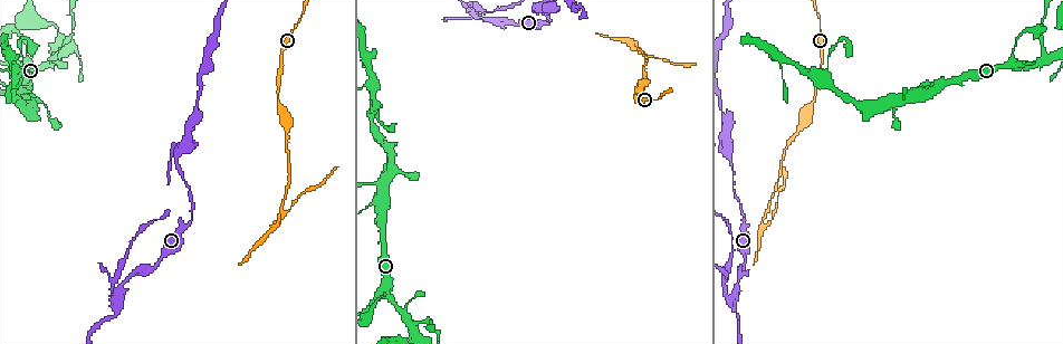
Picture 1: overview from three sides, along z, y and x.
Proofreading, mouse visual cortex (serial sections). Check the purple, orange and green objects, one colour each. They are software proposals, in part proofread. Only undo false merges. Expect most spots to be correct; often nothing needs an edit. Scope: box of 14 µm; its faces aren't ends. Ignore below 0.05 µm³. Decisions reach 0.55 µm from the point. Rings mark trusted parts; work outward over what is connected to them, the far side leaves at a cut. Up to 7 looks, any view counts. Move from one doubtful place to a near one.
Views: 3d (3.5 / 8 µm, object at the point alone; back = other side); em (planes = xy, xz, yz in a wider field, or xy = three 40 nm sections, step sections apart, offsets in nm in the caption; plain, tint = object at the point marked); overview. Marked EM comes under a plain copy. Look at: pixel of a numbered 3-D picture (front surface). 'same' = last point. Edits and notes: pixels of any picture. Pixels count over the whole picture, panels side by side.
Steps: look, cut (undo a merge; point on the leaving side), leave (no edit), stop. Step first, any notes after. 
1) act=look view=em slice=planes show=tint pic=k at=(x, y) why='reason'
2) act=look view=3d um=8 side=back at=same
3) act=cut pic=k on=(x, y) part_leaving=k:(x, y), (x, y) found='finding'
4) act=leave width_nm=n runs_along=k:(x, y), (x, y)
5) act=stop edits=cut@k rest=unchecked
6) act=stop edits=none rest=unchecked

act=look view=3d um=8 pic=1 at=(121, 290)

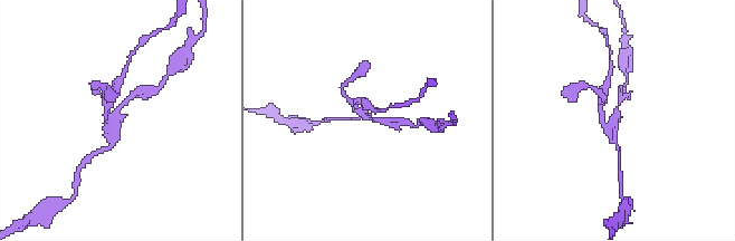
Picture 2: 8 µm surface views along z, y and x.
act=look view=em slice=planes show=tint pic=2 at=(618, 116) arms=3 arm_widths_nm=150,150,250

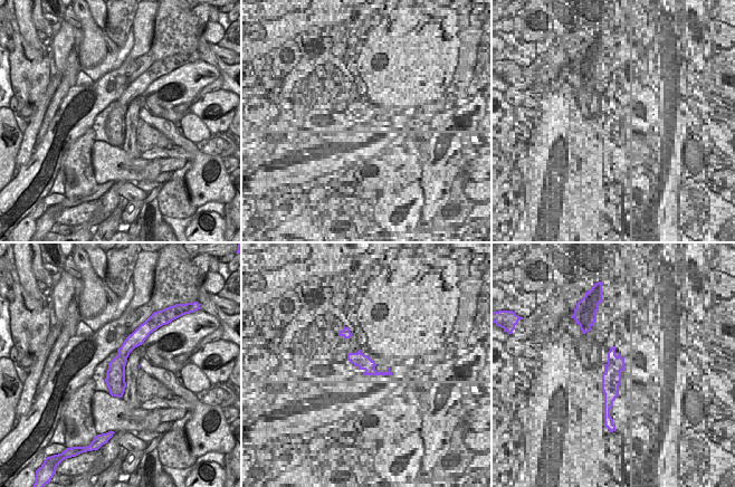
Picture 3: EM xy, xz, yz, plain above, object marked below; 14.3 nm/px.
act=cut pic=2 on=(107, 105) part_leaving=2:(106, 126), (106, 111), (117, 85) found='two cells meet here'

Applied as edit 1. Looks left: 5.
act=look view=3d um=3.5 pic=1 at=(873, 111) why='sharp bend'

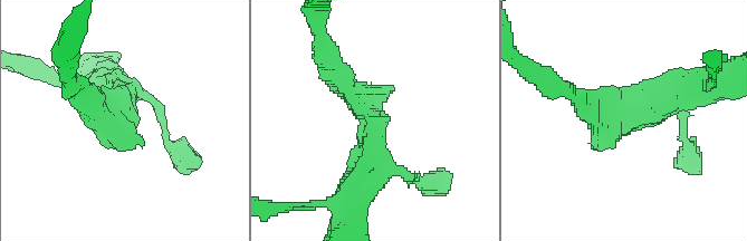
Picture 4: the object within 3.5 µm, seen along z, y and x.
act=look view=em slice=xy step=1 show=tint pic=4 at=(616, 122)

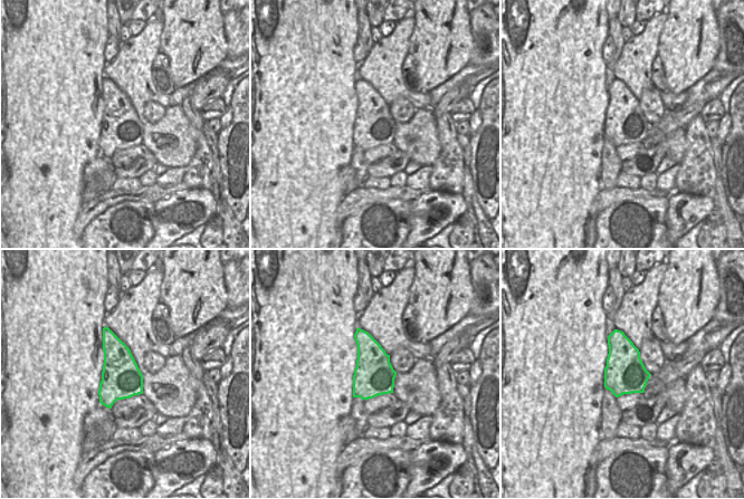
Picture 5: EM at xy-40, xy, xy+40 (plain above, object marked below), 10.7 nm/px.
act=look view=em slice=xy step=5 show=tint at=same why='another direction'

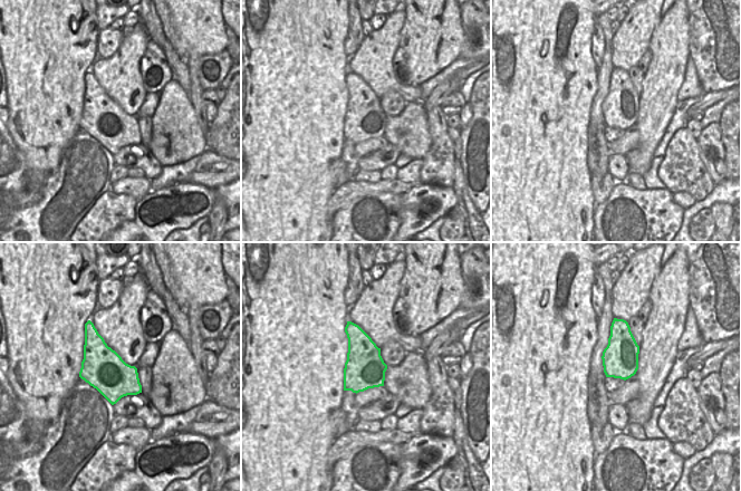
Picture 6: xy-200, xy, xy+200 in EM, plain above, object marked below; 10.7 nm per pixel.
act=leave runs_along=4:(369, 175), (372, 112), (334, 64) found='one cell here'

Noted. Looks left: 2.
act=look view=3d um=3.5 pic=1 at=(373, 106) why='three-way junction'

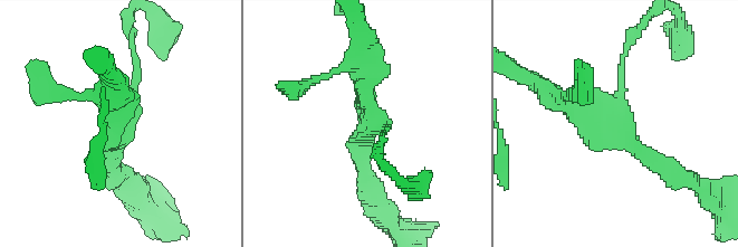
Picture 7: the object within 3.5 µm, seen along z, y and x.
act=look view=em slice=xy step=3 show=tint pic=7 at=(119, 125) arms=3 arm_widths_nm=100,250,300

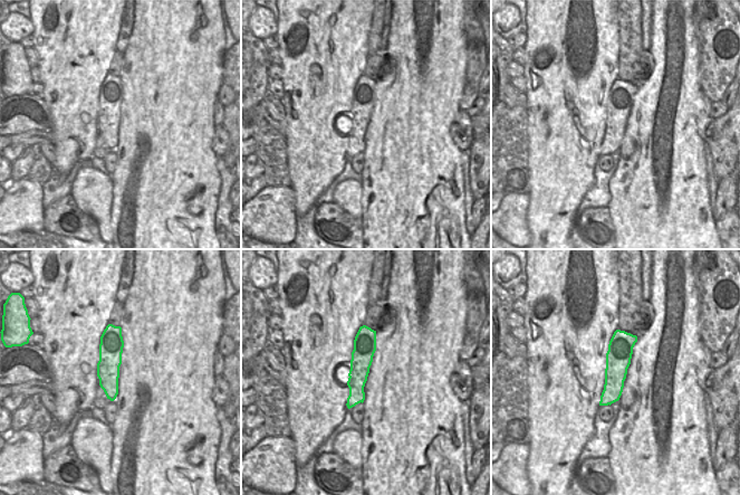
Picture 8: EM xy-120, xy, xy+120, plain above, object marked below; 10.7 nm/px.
act=leave runs_along=8:(363, 329), (356, 396), (349, 405) found='all the same cell'

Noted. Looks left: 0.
act=stop edits=cut@2 rest=unchecked

